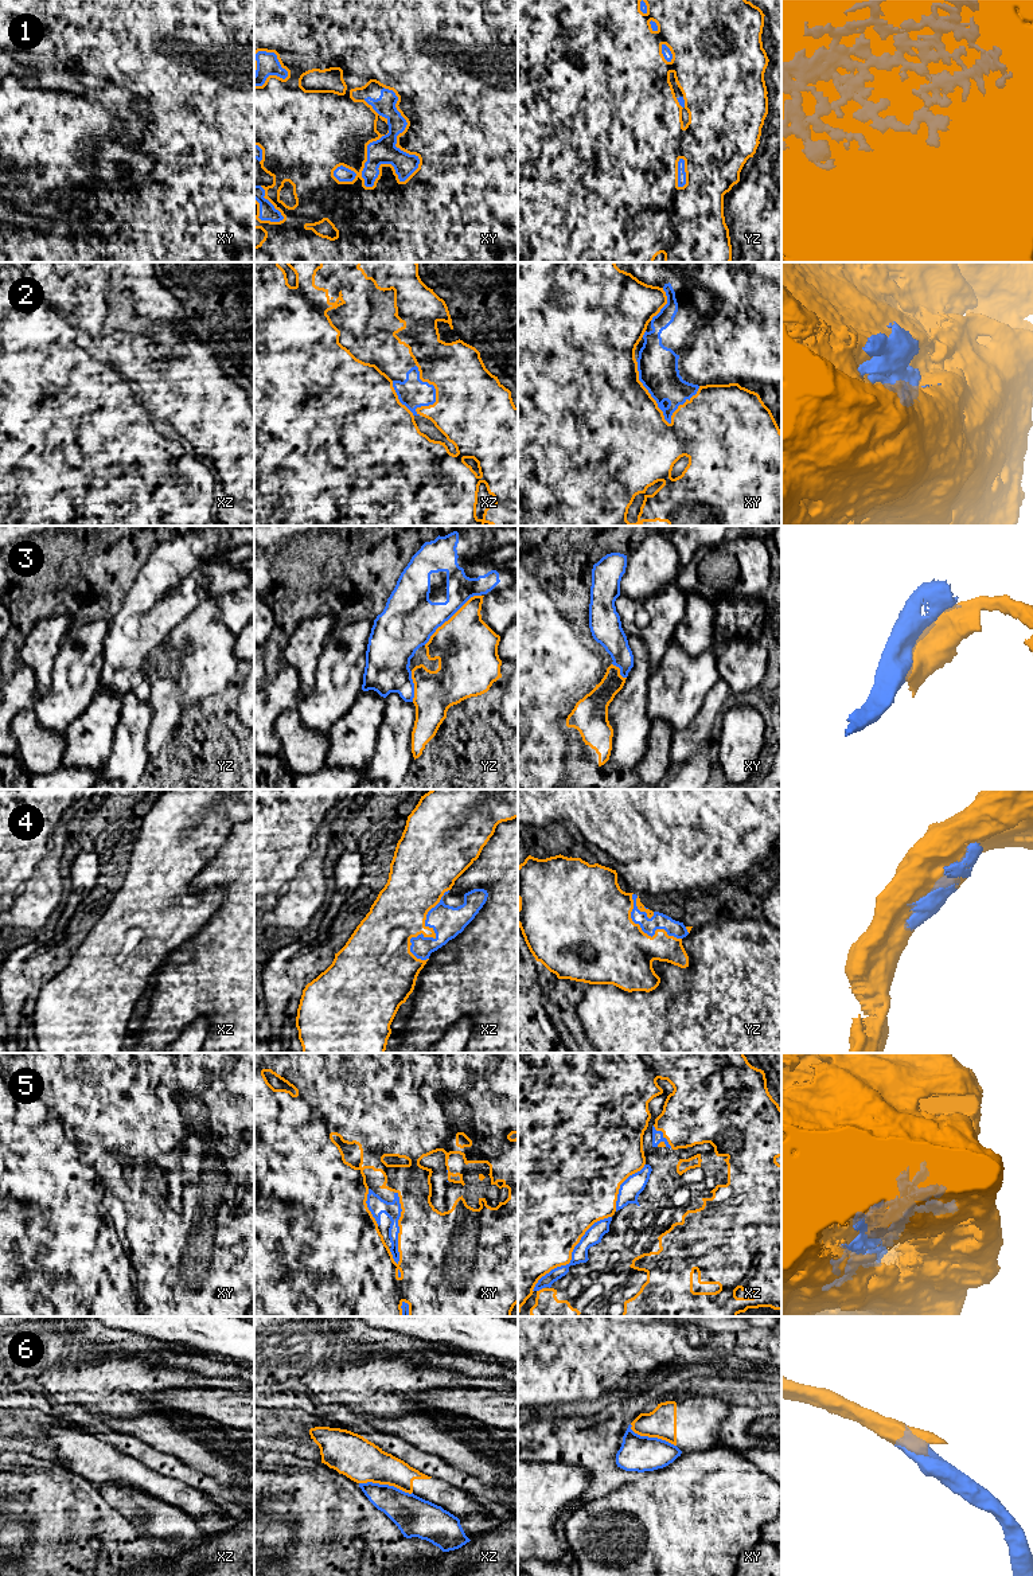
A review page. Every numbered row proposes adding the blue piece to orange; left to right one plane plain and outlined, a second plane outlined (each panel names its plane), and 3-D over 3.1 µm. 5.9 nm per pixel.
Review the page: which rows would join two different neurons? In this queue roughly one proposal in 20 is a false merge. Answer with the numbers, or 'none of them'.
3

